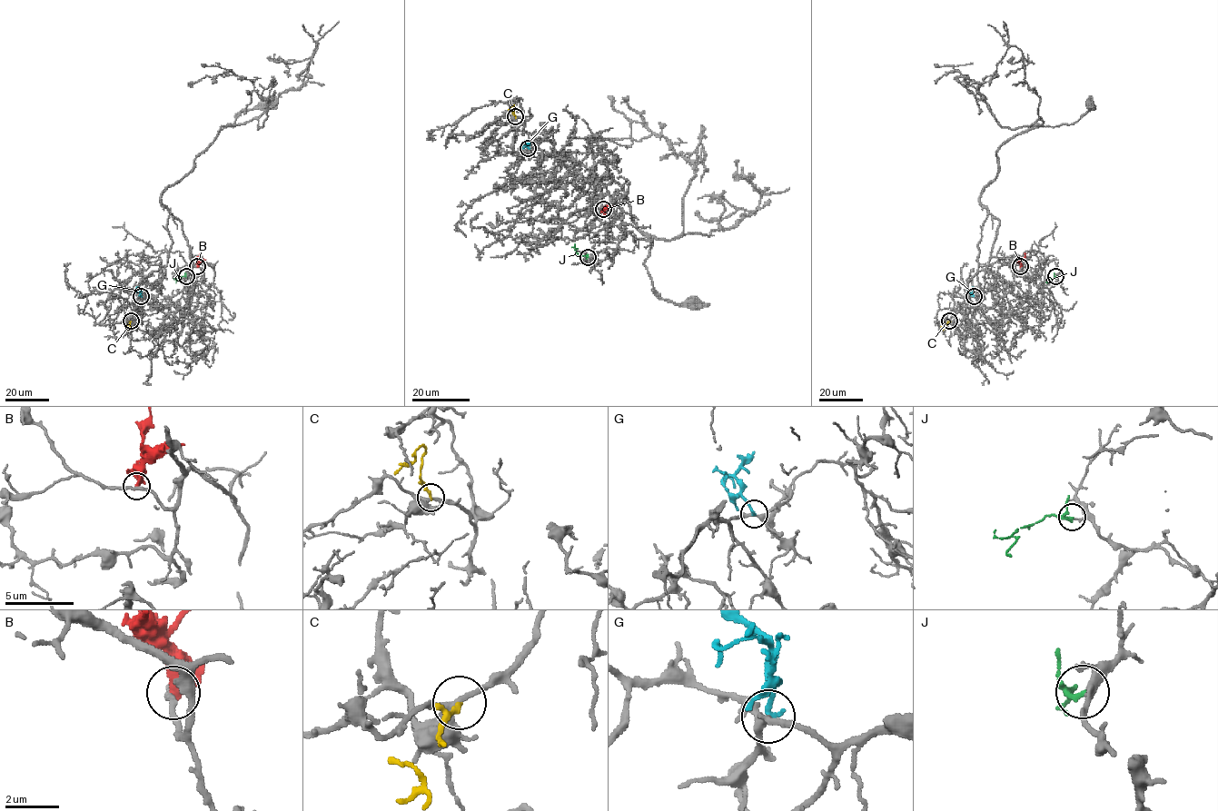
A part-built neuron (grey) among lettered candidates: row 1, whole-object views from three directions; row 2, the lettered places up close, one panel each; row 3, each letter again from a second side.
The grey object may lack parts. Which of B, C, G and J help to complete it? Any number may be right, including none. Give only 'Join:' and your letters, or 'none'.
Join: none

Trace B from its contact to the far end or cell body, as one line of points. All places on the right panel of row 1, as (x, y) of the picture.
B: (1020, 266), (1024, 253)

